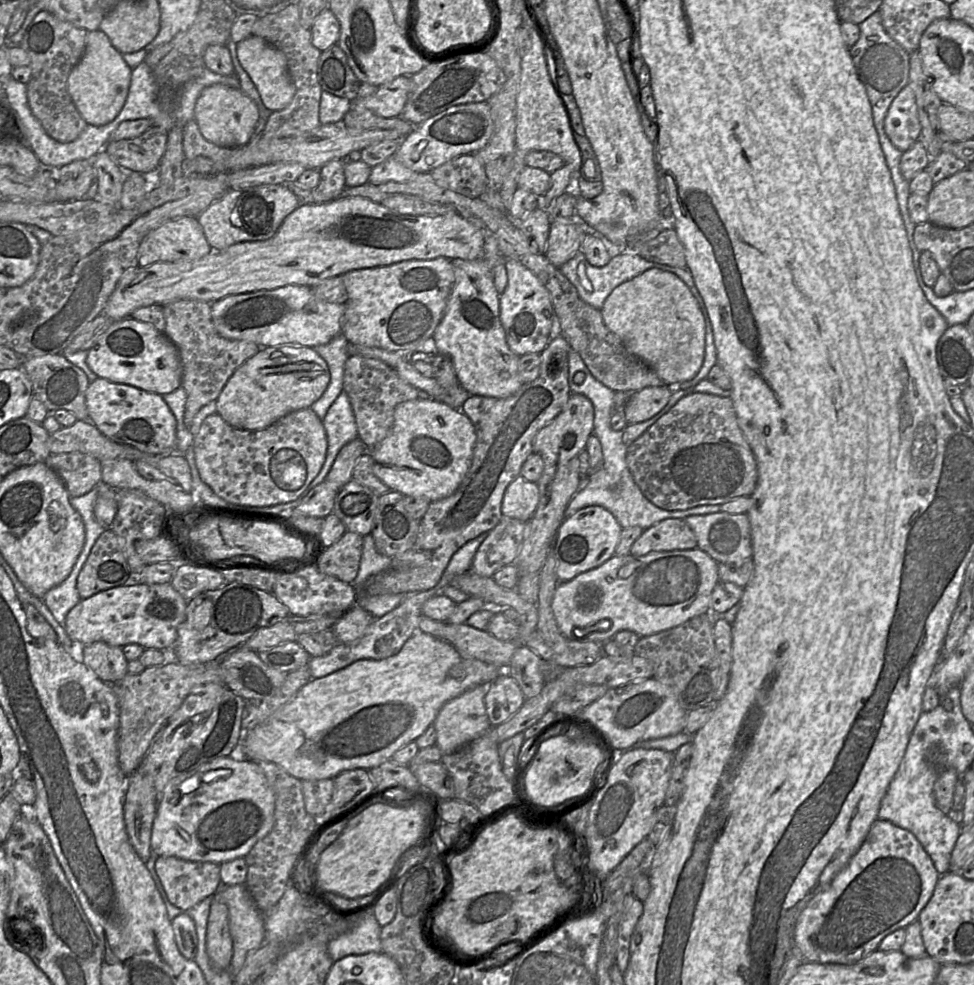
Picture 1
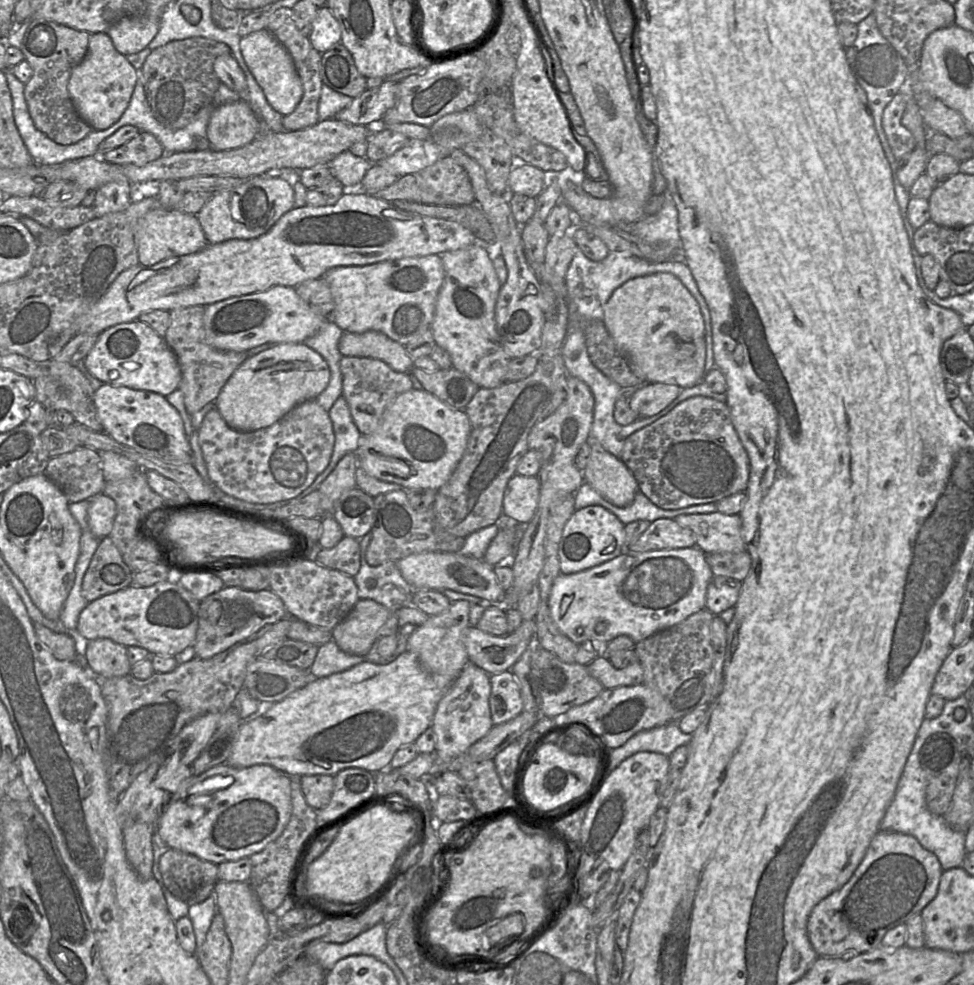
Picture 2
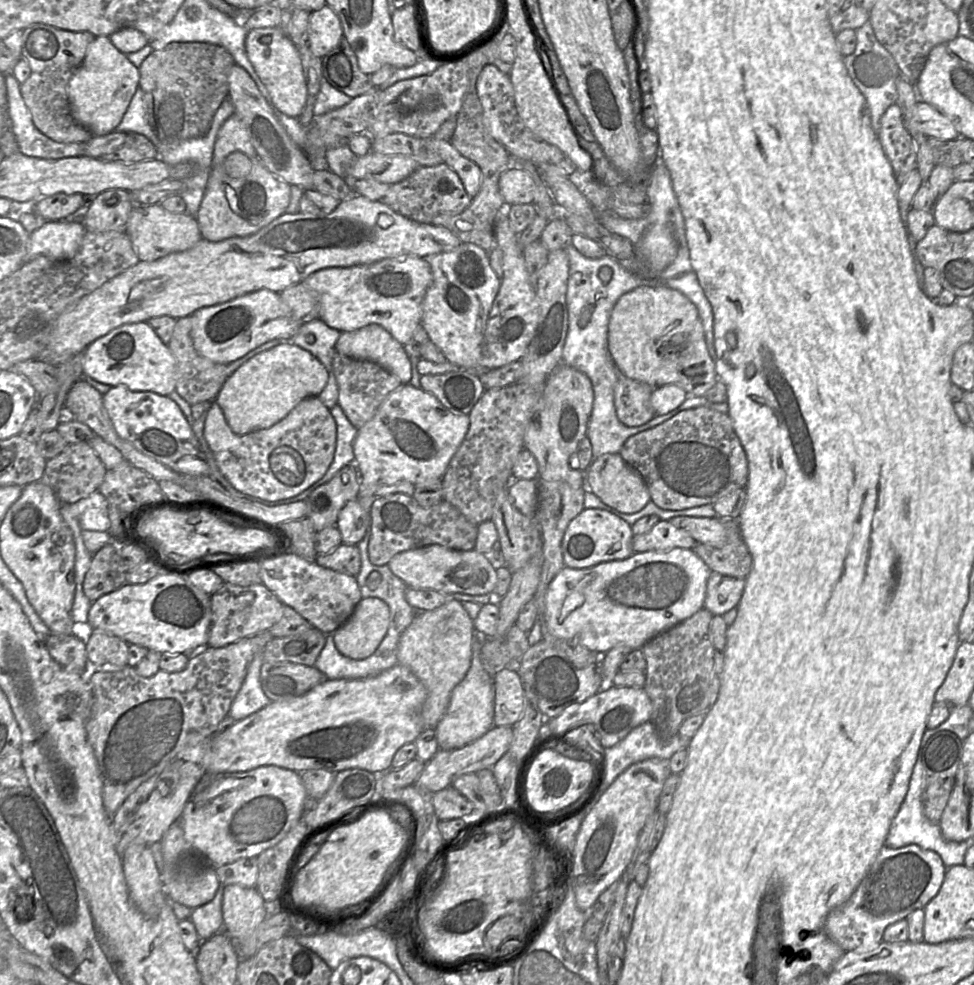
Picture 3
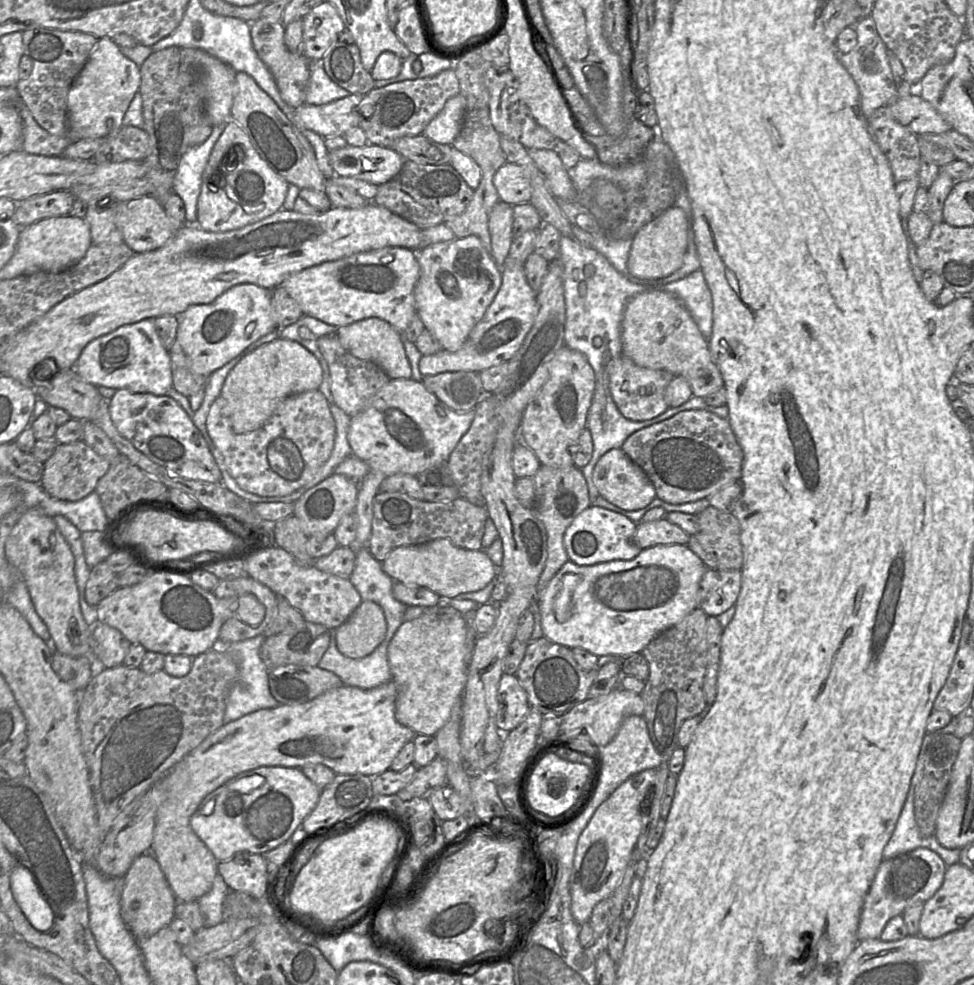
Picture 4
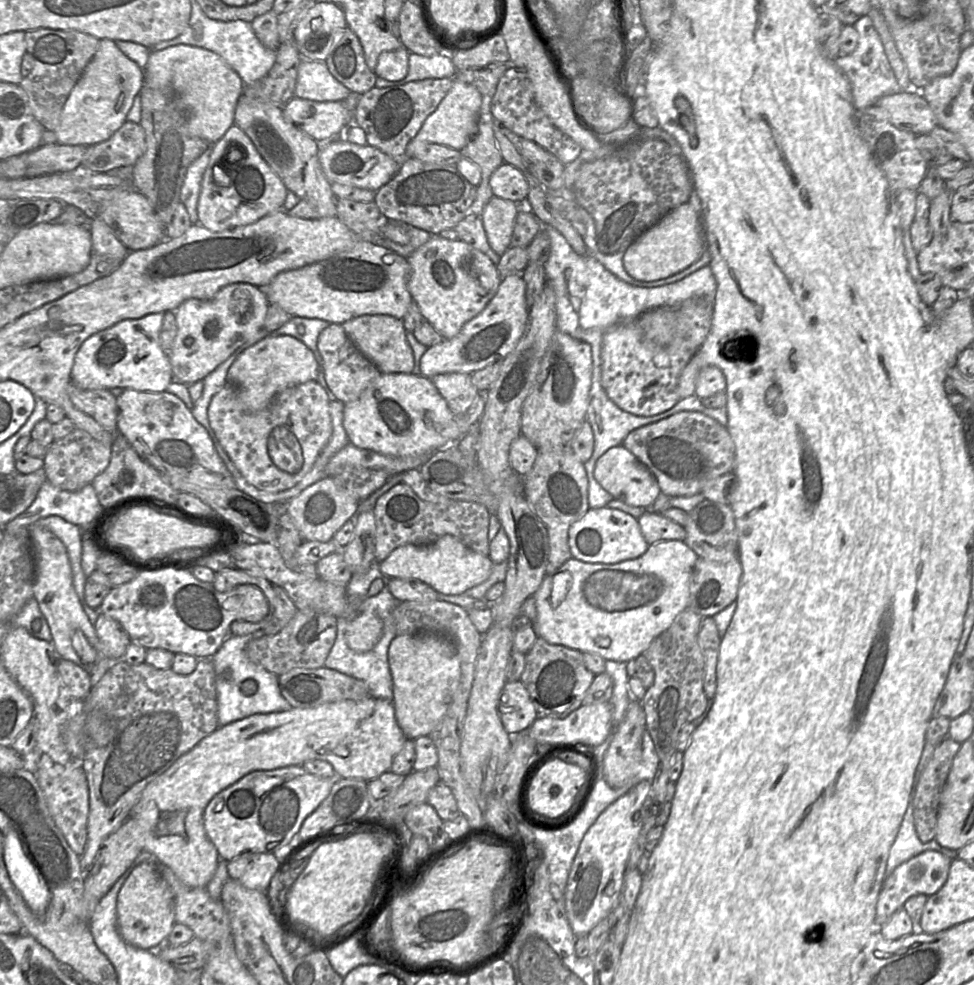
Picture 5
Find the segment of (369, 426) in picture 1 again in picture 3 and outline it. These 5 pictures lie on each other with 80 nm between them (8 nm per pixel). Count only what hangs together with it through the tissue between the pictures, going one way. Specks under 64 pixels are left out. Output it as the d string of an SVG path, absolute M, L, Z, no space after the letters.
M335 352L332 367L338 387L337 404L357 429L371 420L384 399L402 385L396 376L373 361L353 359Z

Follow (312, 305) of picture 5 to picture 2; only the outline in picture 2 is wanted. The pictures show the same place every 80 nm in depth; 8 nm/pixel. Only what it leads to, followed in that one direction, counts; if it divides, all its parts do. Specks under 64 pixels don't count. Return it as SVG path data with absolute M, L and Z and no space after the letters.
M429 255L364 266L335 267L321 278L329 285L335 306L329 319L343 332L359 334L374 330L406 346L431 327L437 295L444 280L444 268L439 255Z

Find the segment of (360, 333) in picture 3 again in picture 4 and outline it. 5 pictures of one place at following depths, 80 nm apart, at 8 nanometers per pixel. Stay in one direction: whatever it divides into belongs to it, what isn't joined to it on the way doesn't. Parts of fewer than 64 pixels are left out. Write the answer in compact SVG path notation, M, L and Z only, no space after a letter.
M366 318L336 331L342 347L356 358L378 365L390 379L411 379L411 365L407 359L403 336L388 322L379 318Z

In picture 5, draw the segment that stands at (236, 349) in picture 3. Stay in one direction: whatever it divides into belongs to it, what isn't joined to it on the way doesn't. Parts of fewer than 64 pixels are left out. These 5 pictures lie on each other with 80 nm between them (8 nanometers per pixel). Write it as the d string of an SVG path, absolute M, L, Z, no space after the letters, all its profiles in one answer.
M233 283L209 300L189 299L175 311L177 333L168 354L173 381L186 385L203 380L236 349L263 329L269 302L263 291L248 283Z

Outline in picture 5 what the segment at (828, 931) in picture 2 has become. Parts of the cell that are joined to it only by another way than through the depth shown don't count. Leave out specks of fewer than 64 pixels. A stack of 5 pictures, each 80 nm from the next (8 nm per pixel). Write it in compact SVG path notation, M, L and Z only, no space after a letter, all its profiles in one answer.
M926 851L899 865L885 878L880 890L876 904L876 927L880 929L910 897L918 894L929 897L938 892L948 878L951 862L951 859L940 852Z

